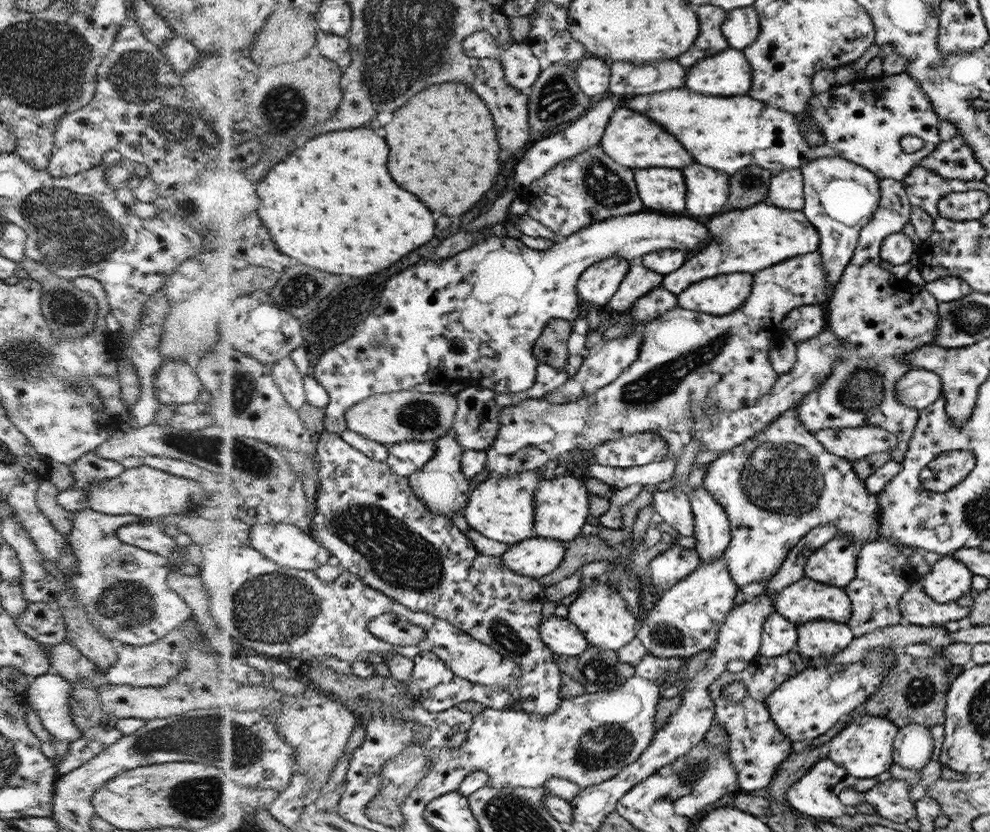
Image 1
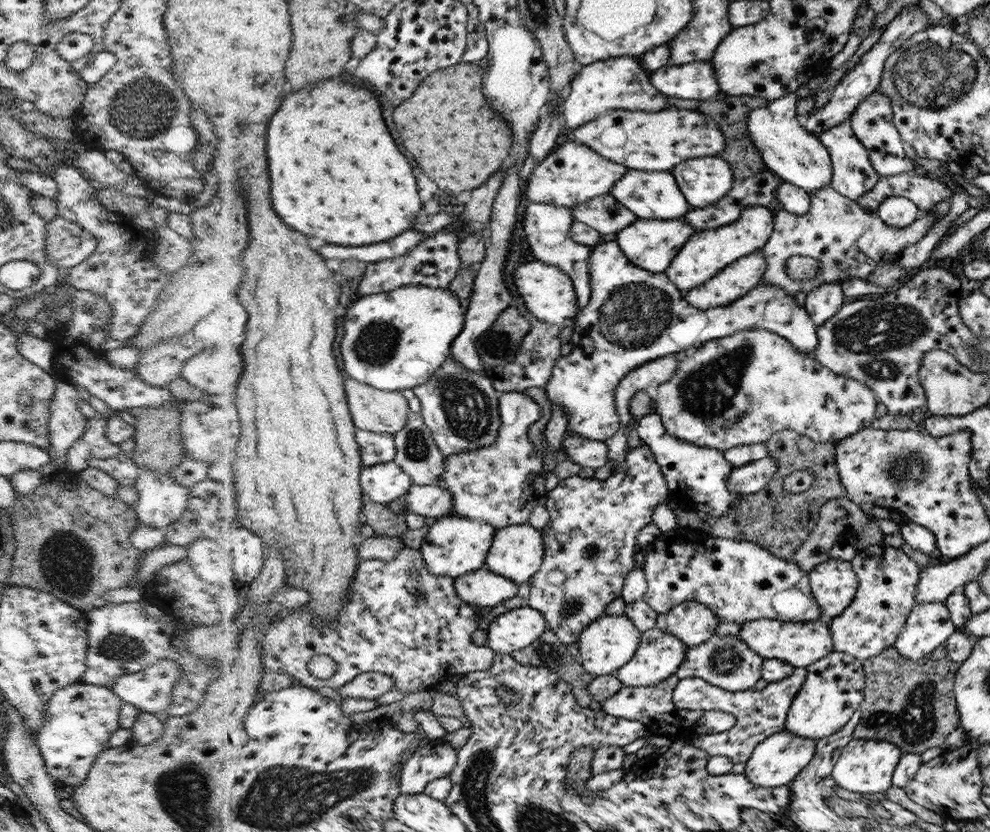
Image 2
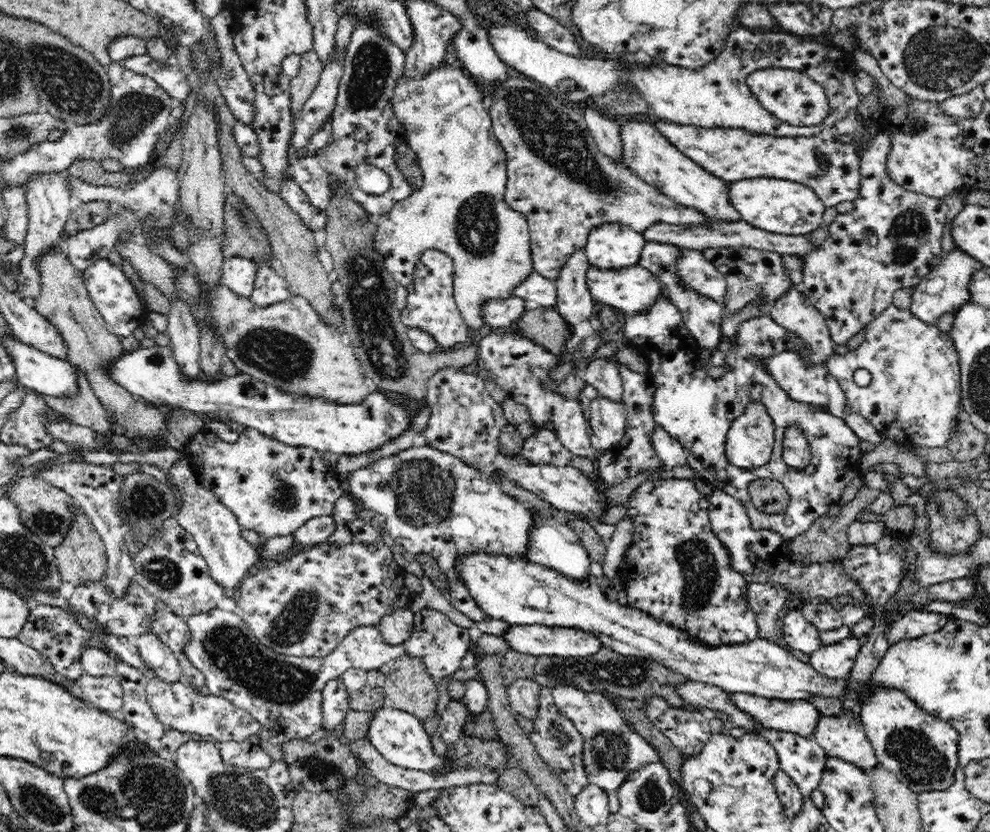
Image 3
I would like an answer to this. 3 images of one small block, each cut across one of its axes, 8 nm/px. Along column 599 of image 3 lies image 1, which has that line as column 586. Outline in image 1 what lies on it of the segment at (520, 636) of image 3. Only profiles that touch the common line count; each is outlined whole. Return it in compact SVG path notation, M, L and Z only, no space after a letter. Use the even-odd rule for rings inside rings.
M550 616L541 623L541 638L555 654L578 656L590 647L582 630L567 618Z

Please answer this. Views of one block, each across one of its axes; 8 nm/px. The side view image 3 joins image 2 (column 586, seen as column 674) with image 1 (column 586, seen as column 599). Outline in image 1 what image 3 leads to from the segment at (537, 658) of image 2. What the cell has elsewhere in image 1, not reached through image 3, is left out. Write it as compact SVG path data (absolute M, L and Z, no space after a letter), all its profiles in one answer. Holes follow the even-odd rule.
M590 647L578 656L554 654L554 662L572 679L582 683L586 693L619 689L628 678L634 677L635 663L618 658L615 650Z

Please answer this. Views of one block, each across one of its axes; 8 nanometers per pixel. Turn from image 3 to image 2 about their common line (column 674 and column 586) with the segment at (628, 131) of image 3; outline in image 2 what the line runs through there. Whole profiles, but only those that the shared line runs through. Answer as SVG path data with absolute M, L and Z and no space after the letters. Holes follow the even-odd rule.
M567 140L534 167L527 182L526 196L530 202L573 209L577 204L608 193L628 170L628 167L614 164L612 159L598 154L585 143Z

